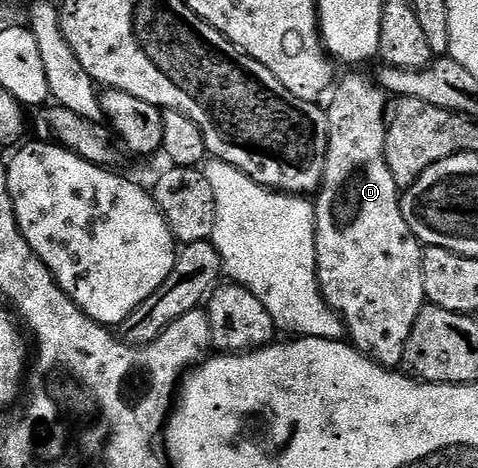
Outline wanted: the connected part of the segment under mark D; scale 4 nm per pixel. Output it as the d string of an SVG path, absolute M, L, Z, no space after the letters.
M350 74L347 78L339 77L329 91L330 106L325 107L326 119L330 125L330 143L324 164L322 185L314 202L314 239L316 240L316 264L318 265L318 287L322 290L324 300L342 318L346 326L349 341L366 357L387 368L398 368L403 365L406 356L408 336L412 332L412 324L416 324L416 316L420 316L423 306L427 305L424 292L424 268L422 267L422 251L424 249L418 237L412 232L408 220L404 220L402 211L402 194L400 187L392 176L392 168L388 168L386 159L386 108L388 95L373 77L365 78L362 74Z

